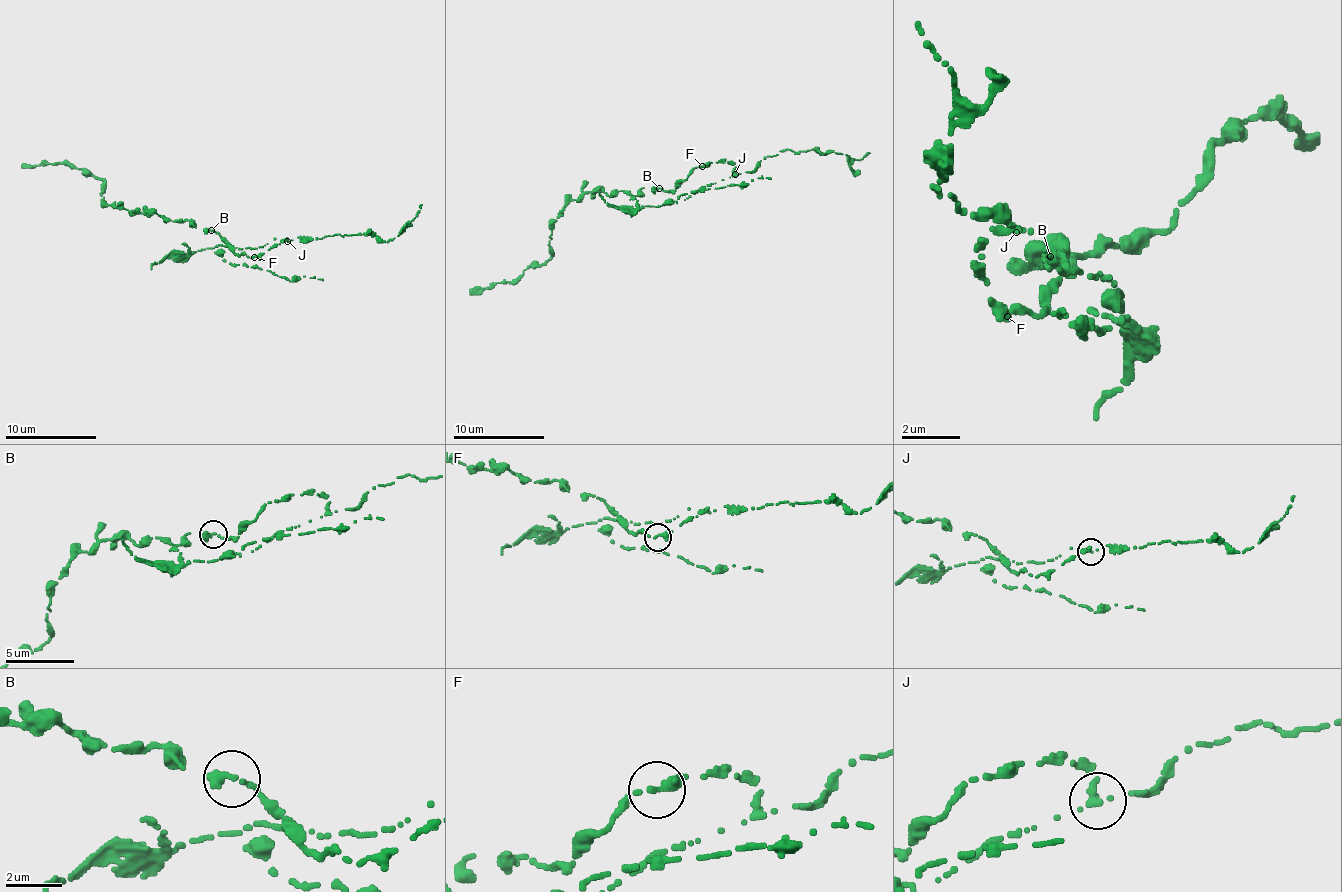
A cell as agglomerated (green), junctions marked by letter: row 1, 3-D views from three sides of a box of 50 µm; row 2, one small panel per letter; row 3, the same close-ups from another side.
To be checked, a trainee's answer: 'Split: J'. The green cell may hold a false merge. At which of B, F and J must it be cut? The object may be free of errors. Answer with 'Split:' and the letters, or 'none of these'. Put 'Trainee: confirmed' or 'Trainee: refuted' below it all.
Split: J
Trainee: confirmed

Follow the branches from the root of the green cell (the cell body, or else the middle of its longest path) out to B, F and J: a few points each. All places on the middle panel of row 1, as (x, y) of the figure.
B: (677, 184), (668, 191), (659, 188)
F: (677, 184), (686, 179), (695, 167), (702, 166)
J: (677, 184), (686, 179), (695, 167), (716, 162), (731, 164), (736, 174)

